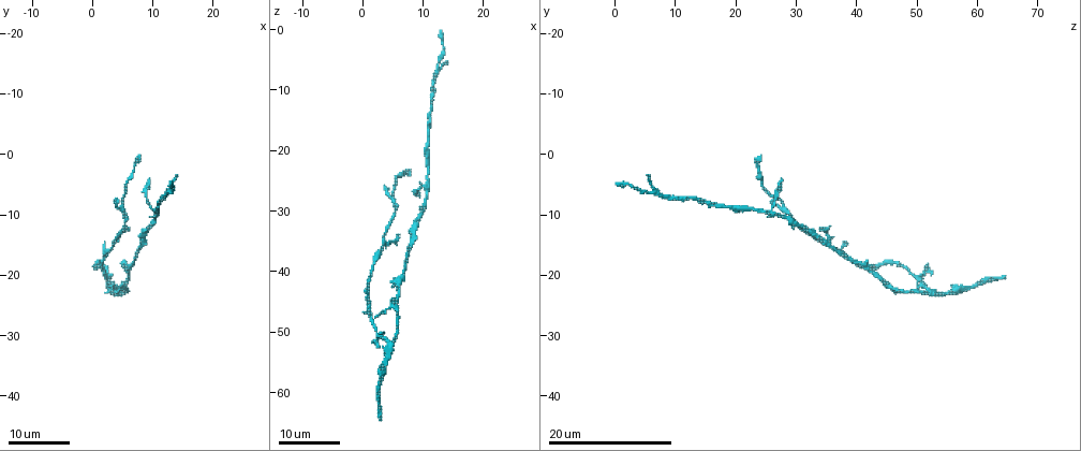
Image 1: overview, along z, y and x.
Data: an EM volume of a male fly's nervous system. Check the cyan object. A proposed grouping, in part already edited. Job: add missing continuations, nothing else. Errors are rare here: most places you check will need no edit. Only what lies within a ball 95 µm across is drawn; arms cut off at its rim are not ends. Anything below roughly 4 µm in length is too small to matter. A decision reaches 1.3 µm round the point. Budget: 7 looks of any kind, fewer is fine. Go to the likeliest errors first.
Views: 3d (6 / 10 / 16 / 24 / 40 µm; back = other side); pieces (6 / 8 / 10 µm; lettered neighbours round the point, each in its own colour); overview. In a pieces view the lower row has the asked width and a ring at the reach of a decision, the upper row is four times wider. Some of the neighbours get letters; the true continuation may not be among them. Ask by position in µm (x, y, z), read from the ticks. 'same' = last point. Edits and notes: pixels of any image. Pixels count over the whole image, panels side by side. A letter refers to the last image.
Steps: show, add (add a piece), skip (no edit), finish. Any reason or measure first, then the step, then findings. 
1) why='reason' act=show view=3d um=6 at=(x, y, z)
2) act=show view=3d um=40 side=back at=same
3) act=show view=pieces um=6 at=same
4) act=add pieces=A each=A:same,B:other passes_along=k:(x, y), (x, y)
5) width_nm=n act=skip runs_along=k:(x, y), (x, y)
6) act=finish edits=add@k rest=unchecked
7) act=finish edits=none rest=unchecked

why='free end' act=show view=3d um=16 at=(9.5, 4.5, 27.5)

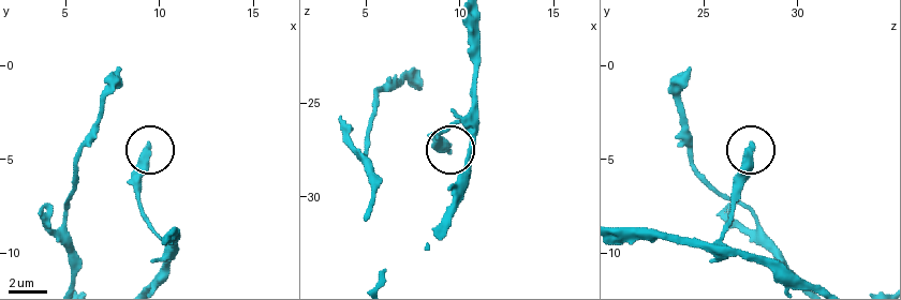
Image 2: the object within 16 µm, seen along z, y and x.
why='see the neighbours' act=show view=pieces um=10 at=(9.5, 4.1, 27.6)

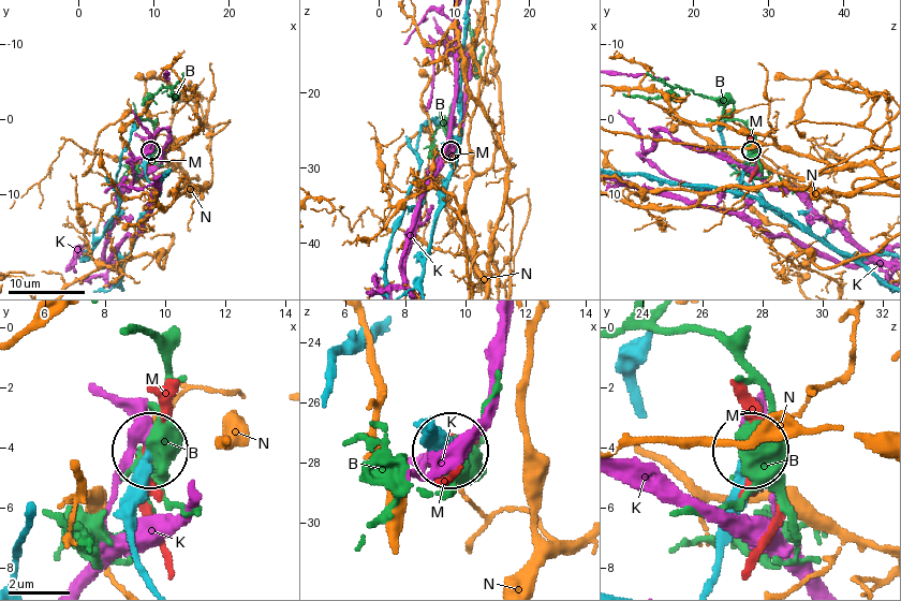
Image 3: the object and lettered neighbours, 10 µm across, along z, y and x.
act=skip each=B:other,K:other,M:other,N:other found='none of them fits'

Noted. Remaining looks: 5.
why='long arm stops here' act=show view=3d um=24 at=(8.0, 0.0, 24.0)

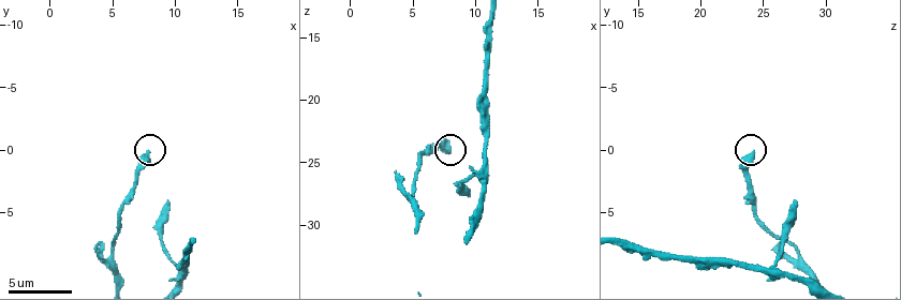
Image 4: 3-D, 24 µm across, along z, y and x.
why='see the neighbours' act=show view=pieces um=6 at=(7.6, 0.2, 24.2)

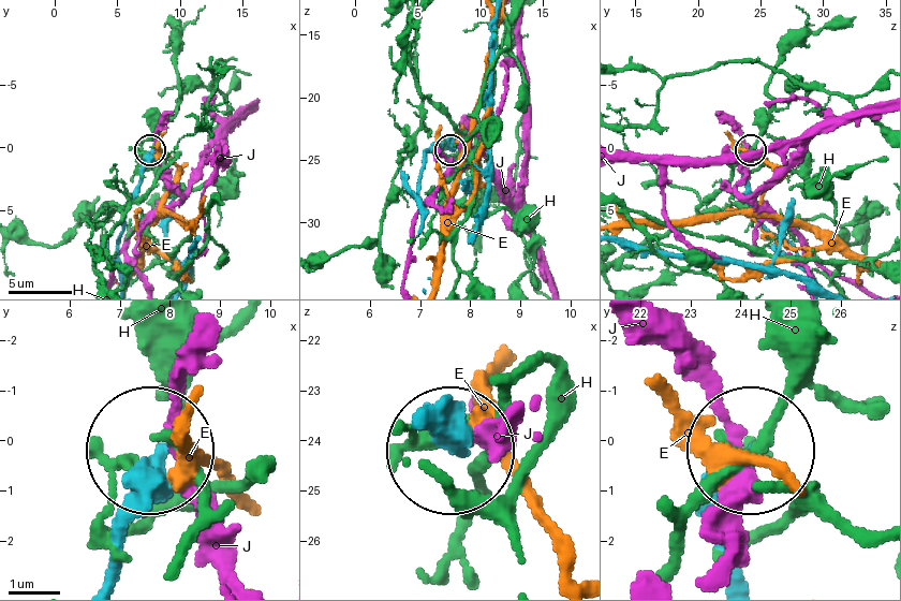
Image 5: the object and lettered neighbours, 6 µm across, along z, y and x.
act=skip each=E:other,H:other,J:other found='none of them fits'

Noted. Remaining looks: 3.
why='free end' act=show view=3d um=24 at=(5.5, 12.5, 34.0)

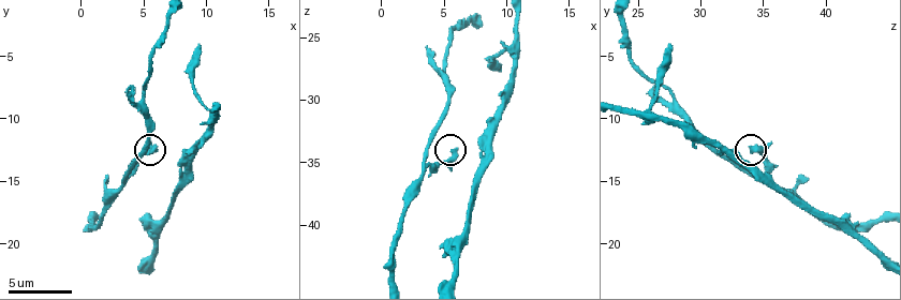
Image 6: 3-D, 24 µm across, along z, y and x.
why='see the neighbours' act=show view=pieces um=6 at=(6.0, 12.6, 34.2)

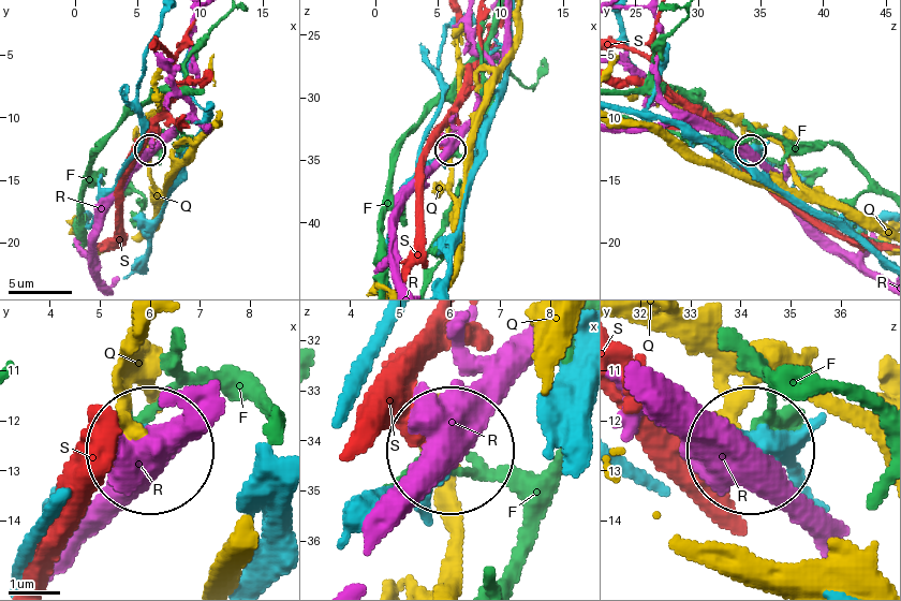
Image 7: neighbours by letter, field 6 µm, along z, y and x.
act=skip each=F:other,Q:other,R:other,S:other found='none of them fits'

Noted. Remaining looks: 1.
why='an open end' act=show view=pieces um=8 at=(3.6, 8.0, 26.2)

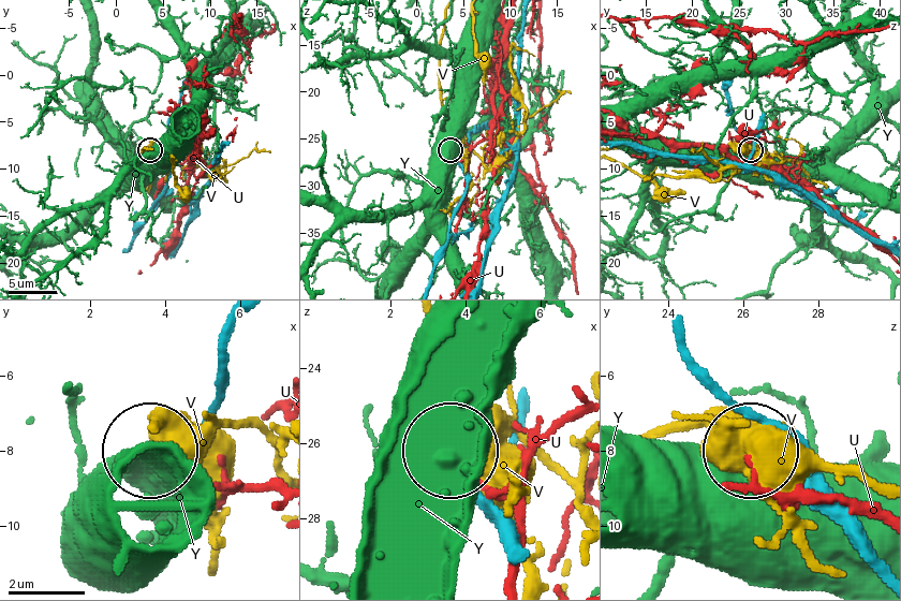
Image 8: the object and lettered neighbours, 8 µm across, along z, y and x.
act=skip each=U:other,V:other,Y:other found='none of them fits'

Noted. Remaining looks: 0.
act=finish edits=none rest=unchecked

